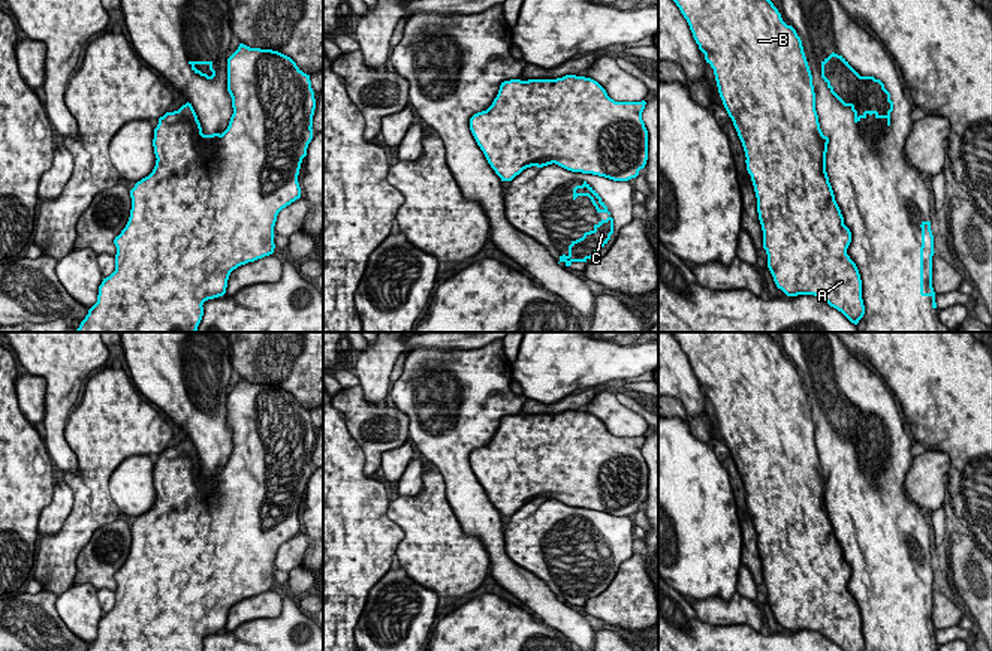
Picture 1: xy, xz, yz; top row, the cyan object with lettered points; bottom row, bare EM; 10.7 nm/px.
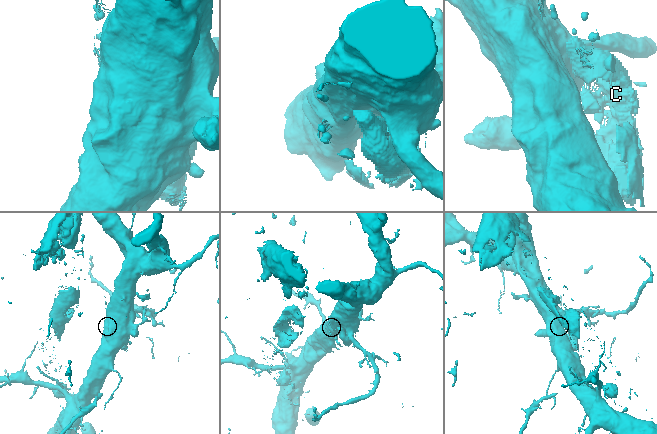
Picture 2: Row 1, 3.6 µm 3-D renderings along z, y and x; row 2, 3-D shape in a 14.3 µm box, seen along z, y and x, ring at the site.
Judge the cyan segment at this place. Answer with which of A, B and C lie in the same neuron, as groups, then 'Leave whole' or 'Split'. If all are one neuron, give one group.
Groups: A B / C. Split

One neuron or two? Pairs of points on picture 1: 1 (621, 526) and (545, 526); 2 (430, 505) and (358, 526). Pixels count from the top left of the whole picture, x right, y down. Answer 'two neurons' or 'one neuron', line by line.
1: one neuron
2: two neurons

